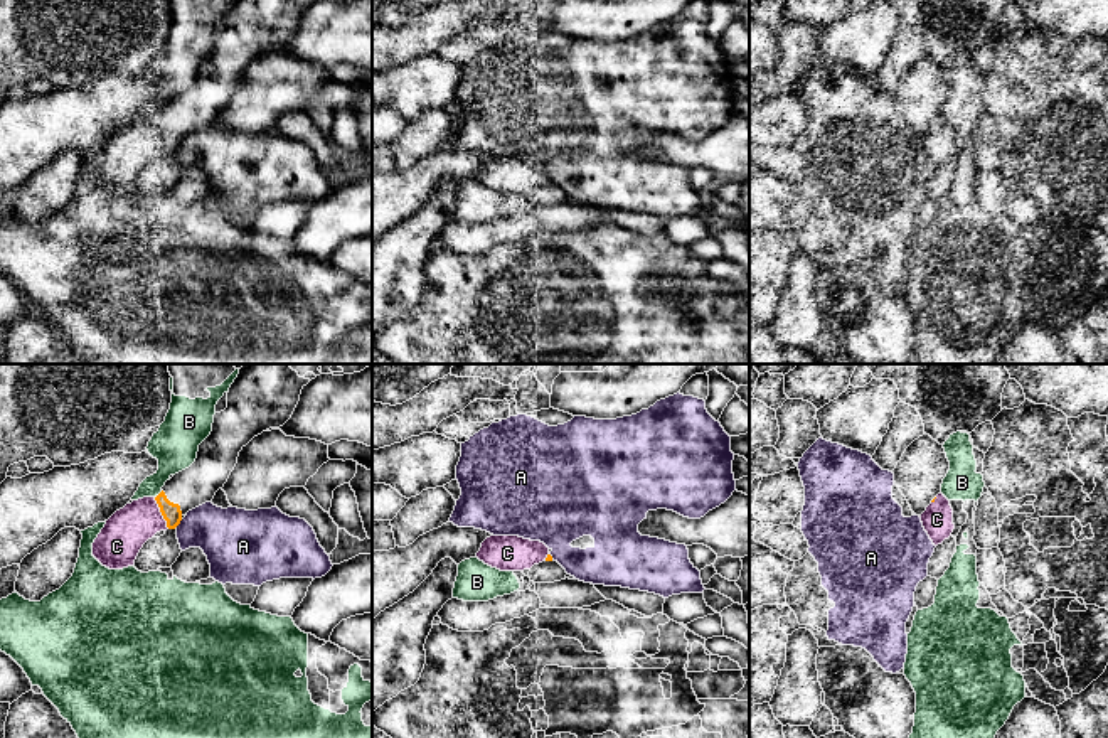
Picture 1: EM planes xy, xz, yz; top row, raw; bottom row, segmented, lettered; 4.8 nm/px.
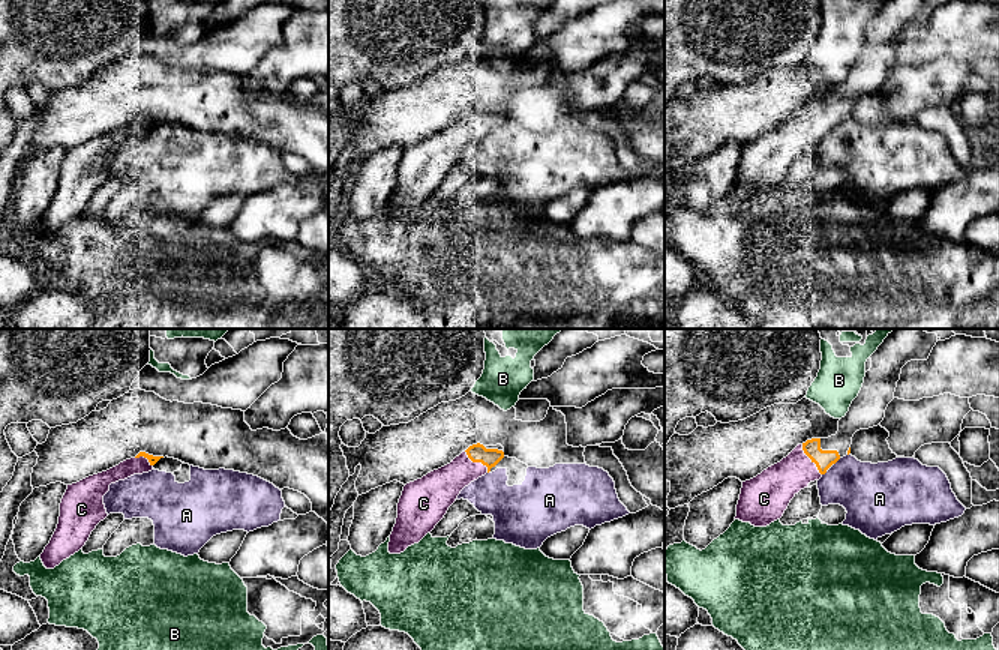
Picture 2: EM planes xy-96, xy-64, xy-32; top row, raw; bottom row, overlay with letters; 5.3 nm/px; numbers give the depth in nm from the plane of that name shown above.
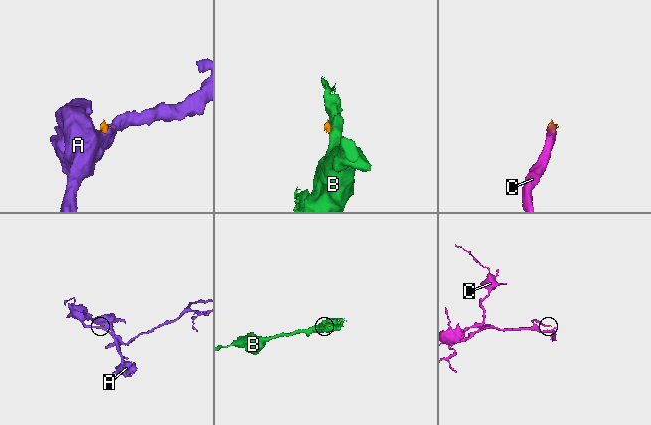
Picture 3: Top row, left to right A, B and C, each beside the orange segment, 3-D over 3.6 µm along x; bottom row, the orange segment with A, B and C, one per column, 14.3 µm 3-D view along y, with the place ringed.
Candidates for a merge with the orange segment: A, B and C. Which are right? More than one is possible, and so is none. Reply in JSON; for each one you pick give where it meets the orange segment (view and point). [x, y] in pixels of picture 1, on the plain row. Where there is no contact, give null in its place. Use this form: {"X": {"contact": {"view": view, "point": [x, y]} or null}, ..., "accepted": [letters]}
{"C": {"contact": {"view": "xy", "point": [160, 133]}}, "accepted": ["C"]}

